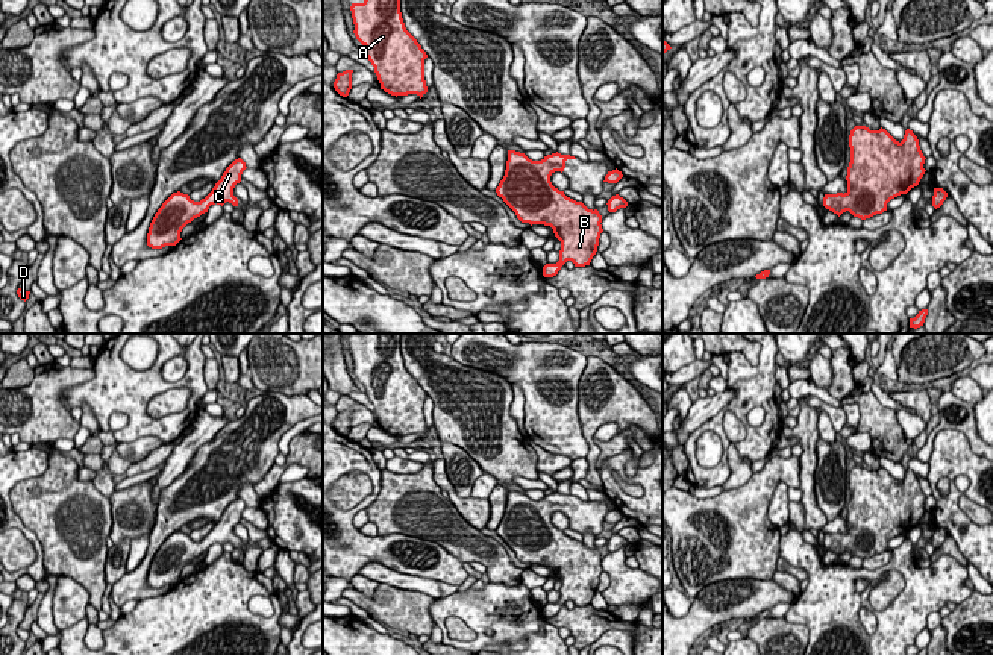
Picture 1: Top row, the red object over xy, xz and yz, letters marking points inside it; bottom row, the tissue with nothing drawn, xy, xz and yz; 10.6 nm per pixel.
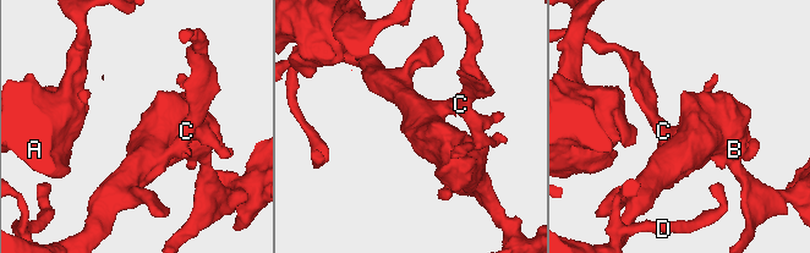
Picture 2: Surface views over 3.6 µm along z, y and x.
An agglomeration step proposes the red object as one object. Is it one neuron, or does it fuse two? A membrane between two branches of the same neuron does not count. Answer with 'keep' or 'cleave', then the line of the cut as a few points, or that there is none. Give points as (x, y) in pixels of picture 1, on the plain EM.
keep | no cut

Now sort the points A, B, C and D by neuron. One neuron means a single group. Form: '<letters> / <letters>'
A B C D

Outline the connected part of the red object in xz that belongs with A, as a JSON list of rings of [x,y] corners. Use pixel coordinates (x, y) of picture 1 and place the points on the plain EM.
[[[365,334],[362,343],[352,343],[353,373],[365,387],[365,396],[374,406],[381,429],[396,437],[417,434],[421,438],[428,432],[424,420],[428,394],[405,367],[400,338],[402,334]]]

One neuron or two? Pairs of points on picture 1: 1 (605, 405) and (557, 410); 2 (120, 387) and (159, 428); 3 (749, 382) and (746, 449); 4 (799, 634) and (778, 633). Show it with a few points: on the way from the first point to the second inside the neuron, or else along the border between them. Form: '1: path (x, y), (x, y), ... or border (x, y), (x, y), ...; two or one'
1: border (581, 373), (578, 419), (587, 443); two
2: path (132, 399), (135, 410), (147, 422); one
3: path (764, 399), (769, 407), (769, 426), (763, 432); one
4: path (795, 634), (783, 634); one

